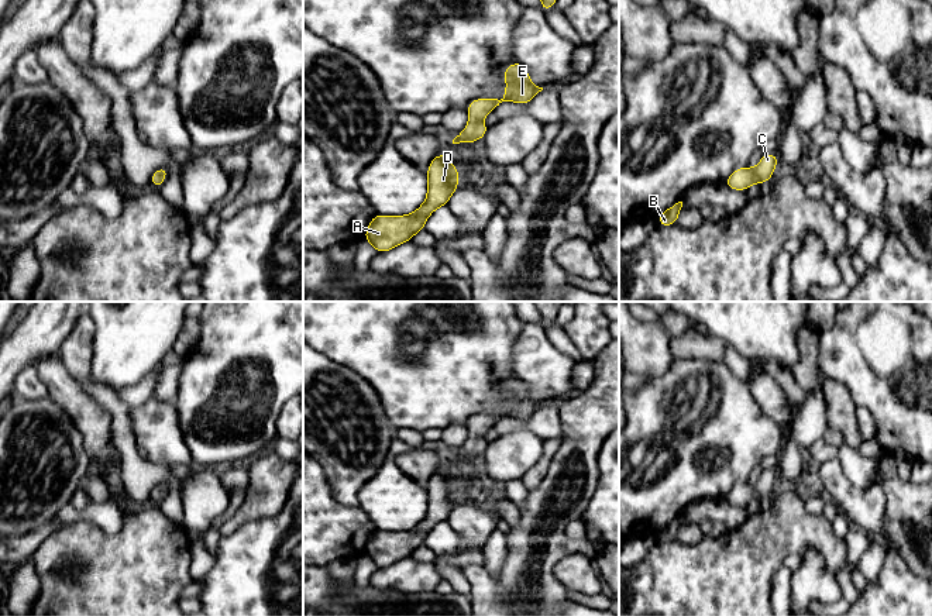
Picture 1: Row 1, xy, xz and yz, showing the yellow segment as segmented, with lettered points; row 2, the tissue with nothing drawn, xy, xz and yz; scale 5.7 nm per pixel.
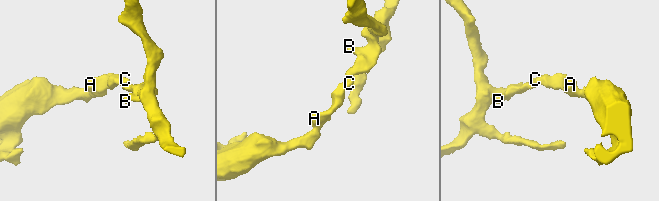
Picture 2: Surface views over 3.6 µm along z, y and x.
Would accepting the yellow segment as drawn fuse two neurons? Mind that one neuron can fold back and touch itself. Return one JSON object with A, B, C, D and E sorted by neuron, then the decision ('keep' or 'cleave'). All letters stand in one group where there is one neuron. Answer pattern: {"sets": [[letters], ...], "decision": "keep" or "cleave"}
{"sets": [["A", "B", "C", "D", "E"]], "decision": "keep"}

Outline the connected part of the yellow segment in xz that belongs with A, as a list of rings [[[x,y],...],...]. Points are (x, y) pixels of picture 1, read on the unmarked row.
[[[444,471],[430,478],[427,485],[427,515],[409,531],[375,530],[371,536],[364,555],[371,558],[376,568],[386,568],[424,544],[427,533],[441,522],[446,522],[451,510],[458,503],[460,488]]]

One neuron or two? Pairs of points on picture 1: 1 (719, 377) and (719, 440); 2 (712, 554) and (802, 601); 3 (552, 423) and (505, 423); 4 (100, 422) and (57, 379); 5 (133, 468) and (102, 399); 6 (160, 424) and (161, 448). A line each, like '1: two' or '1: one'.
1: one
2: two
3: one
4: one
5: one
6: one

